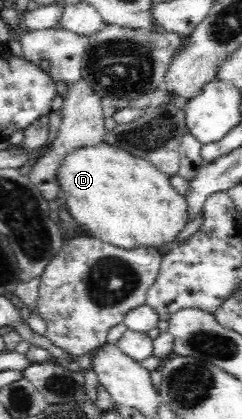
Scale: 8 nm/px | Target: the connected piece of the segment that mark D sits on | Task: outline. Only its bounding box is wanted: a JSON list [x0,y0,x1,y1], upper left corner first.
[57,142,188,250]

